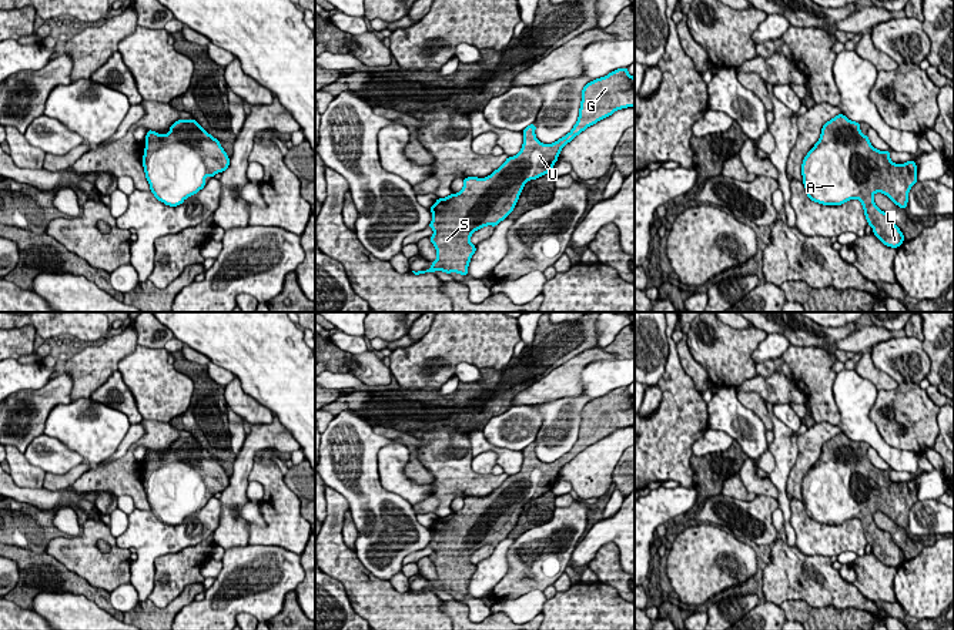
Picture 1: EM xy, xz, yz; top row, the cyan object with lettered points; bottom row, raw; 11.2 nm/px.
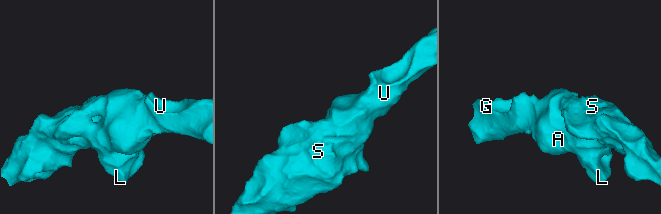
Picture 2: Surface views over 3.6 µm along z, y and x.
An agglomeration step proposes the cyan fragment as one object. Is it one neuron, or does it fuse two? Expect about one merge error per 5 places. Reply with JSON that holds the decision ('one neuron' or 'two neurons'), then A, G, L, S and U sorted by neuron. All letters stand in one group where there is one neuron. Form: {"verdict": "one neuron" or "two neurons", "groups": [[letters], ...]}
{"verdict": "one neuron", "groups": [["A", "G", "L", "S", "U"]]}

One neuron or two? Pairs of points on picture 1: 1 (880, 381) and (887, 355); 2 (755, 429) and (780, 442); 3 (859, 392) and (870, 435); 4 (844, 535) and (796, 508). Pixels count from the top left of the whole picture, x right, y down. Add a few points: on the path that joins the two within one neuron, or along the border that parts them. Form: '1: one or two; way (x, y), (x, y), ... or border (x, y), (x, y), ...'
1: two; border (869, 352), (873, 364), (899, 384)
2: two; border (767, 445), (769, 449)
3: one; way (859, 402), (860, 425)
4: one; way (832, 535), (817, 535), (803, 520)

